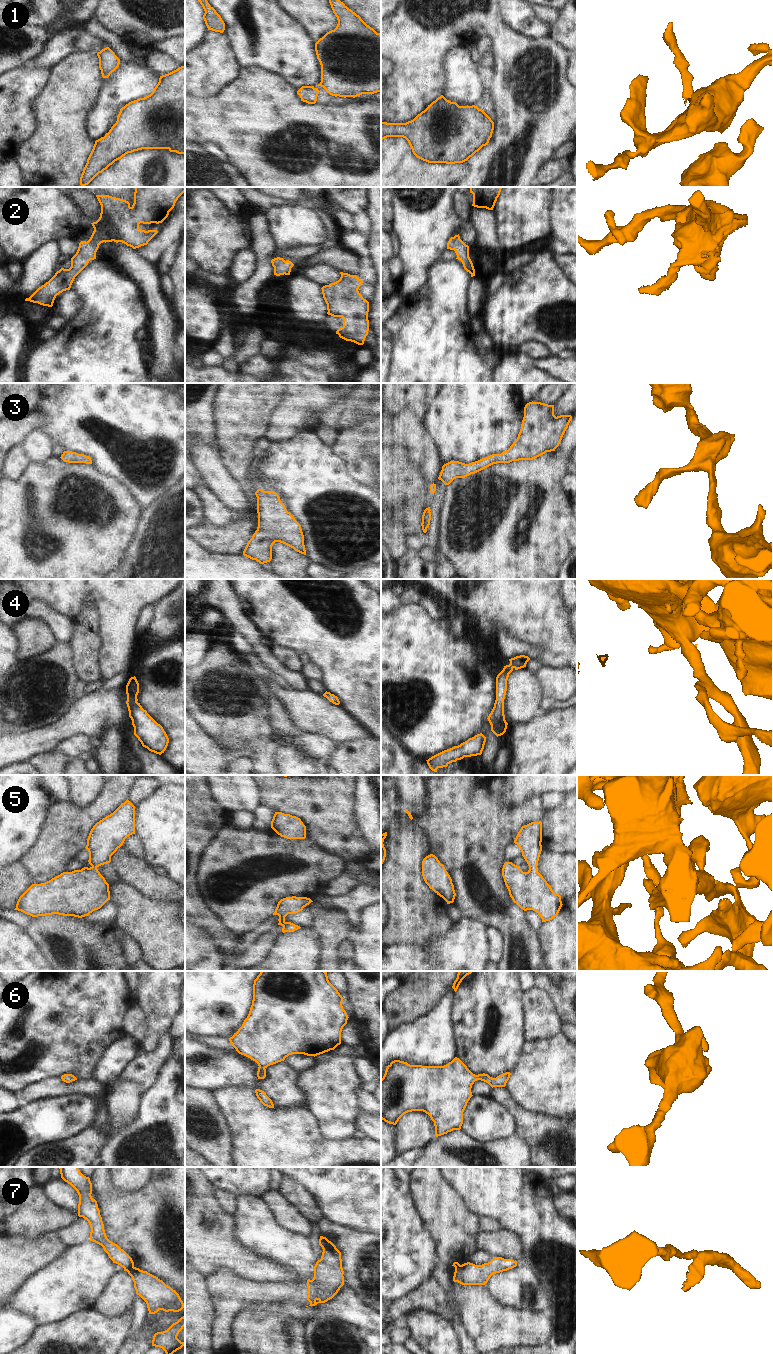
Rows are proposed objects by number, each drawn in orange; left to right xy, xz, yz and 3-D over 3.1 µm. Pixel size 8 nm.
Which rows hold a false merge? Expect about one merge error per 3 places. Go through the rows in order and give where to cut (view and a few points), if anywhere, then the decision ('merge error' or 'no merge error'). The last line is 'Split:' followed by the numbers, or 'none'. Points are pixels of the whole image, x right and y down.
1: xy (123, 107), (120, 110) | merge error
2: no cut | no merge error
3: no cut | no merge error
4: no cut | no merge error
5: no cut | no merge error
6: no cut | no merge error
7: xy (133, 1266), (126, 1270) | merge error
Split: 1, 7

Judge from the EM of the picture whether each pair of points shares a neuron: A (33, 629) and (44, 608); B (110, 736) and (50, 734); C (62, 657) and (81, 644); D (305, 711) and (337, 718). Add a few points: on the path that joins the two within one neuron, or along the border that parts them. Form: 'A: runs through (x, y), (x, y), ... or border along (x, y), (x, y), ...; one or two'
A: border along (32, 617), (42, 620), (50, 628), (54, 636); two
B: border along (117, 727), (108, 725), (98, 737); two
C: border along (67, 643), (71, 649), (72, 663), (76, 675); two
D: runs through (313, 712), (322, 717), (329, 718); one

